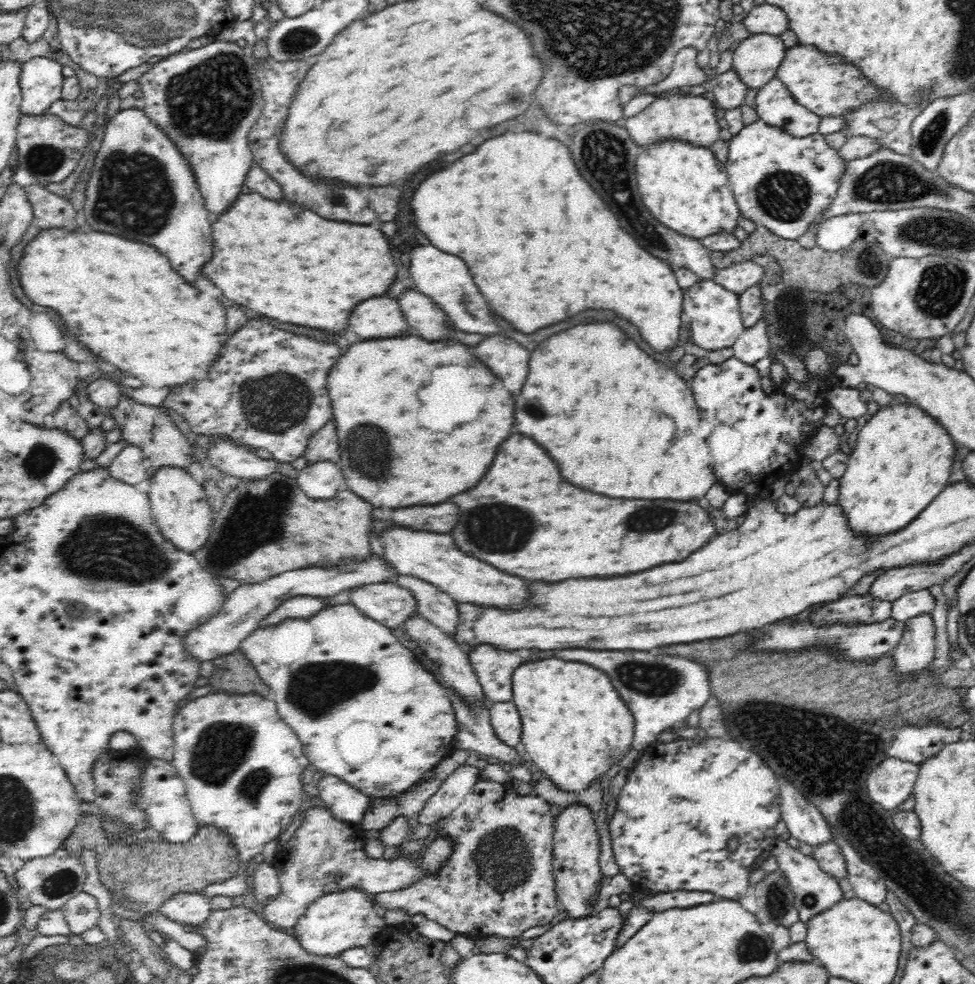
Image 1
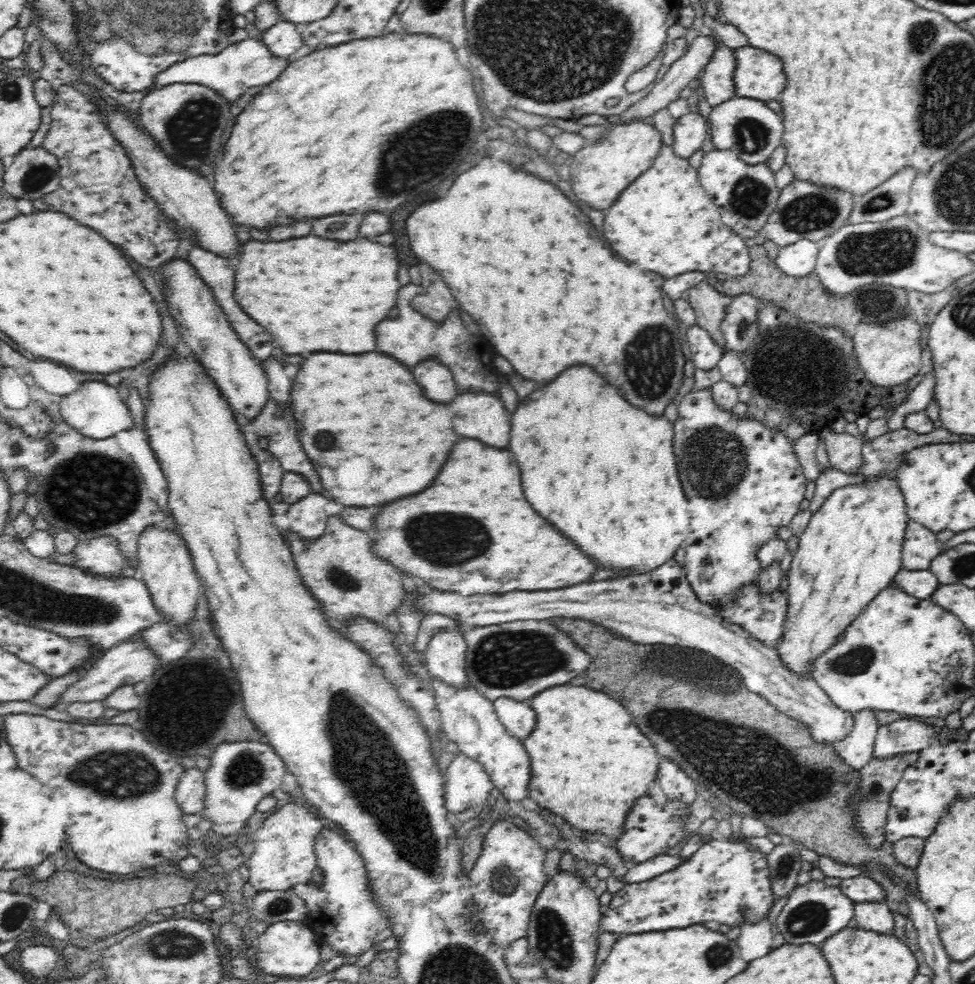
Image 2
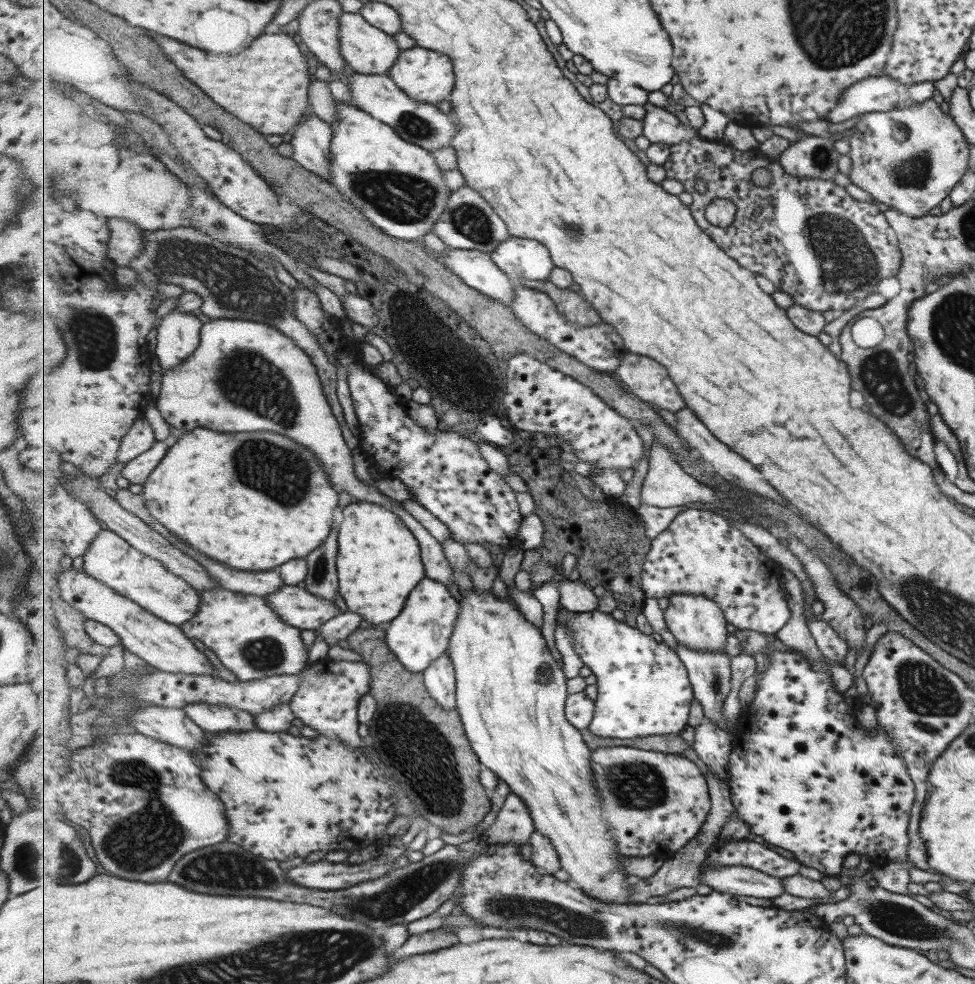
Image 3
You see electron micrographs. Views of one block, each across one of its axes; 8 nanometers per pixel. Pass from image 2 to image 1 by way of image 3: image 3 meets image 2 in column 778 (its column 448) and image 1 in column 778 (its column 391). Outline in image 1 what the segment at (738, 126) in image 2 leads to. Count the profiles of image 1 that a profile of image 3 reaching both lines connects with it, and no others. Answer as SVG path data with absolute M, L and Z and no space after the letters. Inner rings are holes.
M778 77L771 78L763 88L757 90L755 97L755 112L758 118L764 118L772 126L784 127L790 134L804 138L811 134L818 133L818 127L821 125L822 116L805 106L797 103L797 99L790 93L790 88Z

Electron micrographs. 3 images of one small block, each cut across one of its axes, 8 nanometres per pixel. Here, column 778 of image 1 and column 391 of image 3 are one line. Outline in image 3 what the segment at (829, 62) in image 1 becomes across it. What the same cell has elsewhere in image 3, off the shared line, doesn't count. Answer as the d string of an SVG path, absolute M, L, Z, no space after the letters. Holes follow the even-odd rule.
M423 47L402 50L399 58L388 70L387 75L413 100L431 102L435 105L443 102L443 100L449 100L453 96L455 86L457 86L451 58L445 56L445 54L439 54L436 50L429 50Z

